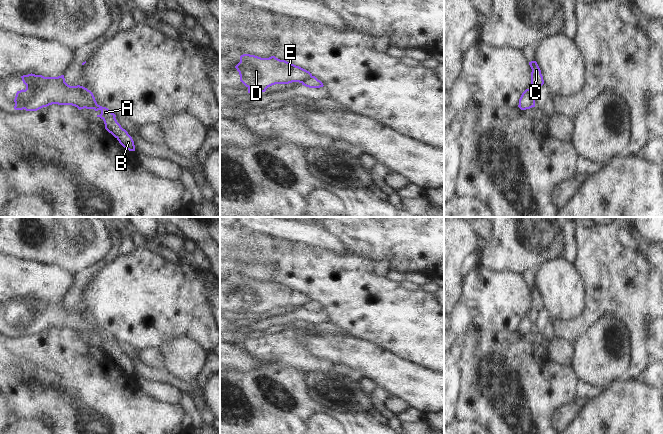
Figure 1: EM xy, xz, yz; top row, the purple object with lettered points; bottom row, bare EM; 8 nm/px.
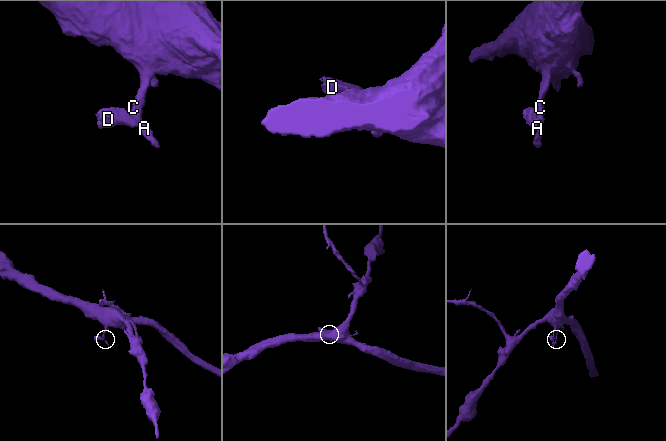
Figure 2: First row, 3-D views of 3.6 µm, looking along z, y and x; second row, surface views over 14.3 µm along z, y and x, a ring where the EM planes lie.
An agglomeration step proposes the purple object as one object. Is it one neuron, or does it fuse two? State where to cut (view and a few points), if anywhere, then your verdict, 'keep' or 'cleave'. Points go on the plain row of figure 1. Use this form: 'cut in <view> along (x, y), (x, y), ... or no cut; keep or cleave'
cut in xy along (80, 310), (83, 317), (95, 326), (94, 332); cleave

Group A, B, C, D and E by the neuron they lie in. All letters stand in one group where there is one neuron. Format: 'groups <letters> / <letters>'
groups A B C / D E

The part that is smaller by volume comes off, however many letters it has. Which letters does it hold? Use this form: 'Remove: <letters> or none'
Remove: D, E

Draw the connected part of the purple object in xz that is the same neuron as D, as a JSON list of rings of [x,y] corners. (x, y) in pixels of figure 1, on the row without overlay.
[[[243,278],[235,292],[240,305],[248,312],[248,317],[265,316],[275,308],[303,307],[312,301],[309,295],[275,280],[261,282]]]

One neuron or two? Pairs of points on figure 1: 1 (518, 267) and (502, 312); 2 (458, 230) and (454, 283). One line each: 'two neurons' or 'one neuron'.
1: two neurons
2: one neuron

